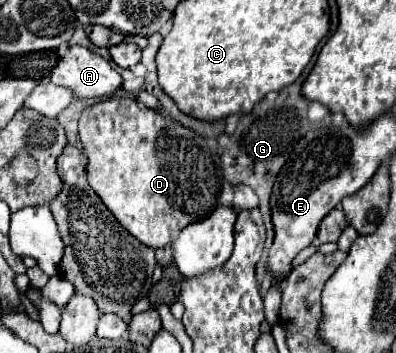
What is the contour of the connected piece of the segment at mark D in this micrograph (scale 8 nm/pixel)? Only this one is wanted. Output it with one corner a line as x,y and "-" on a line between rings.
108,97
84,109
80,115
78,133
84,147
82,153
86,157
86,179
90,187
100,195
102,203
110,213
114,213
118,223
140,243
160,249
170,243
170,229
184,229
192,221
202,221
218,207
224,185
218,153
206,137
180,125
166,113
150,109
130,97

